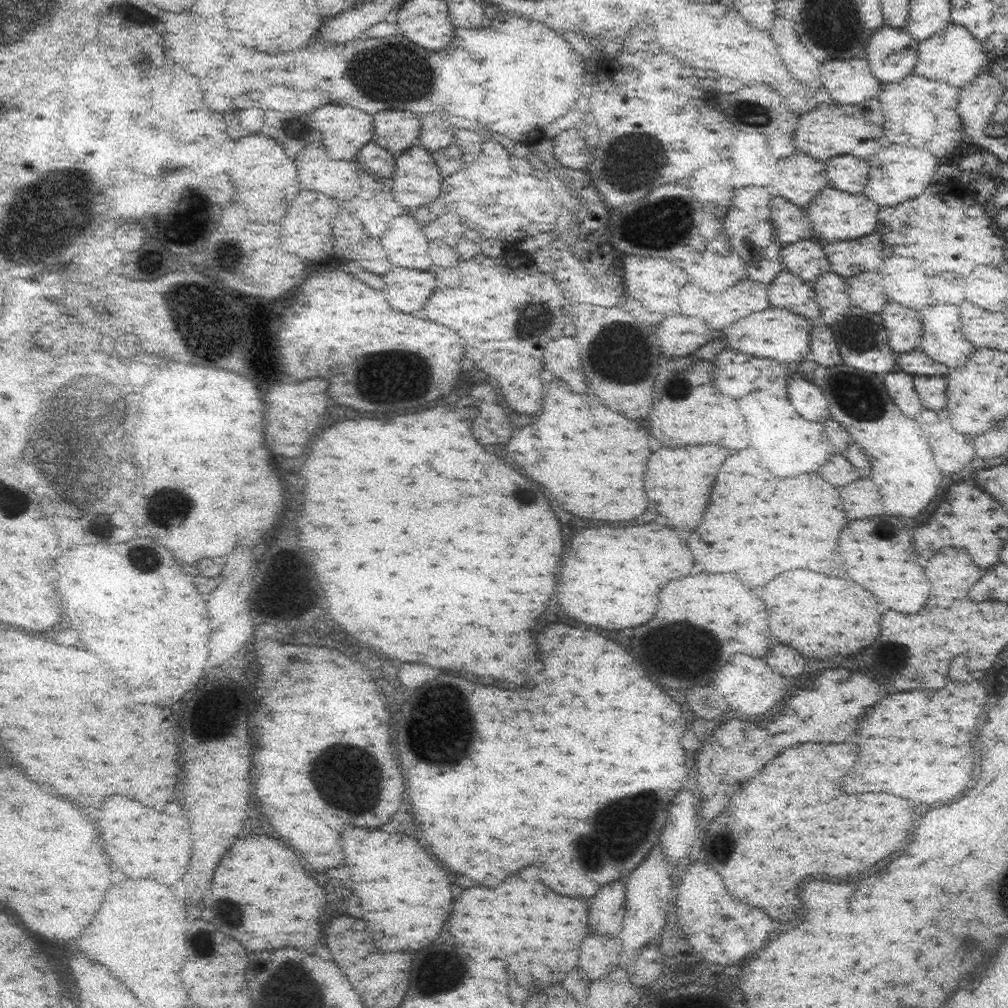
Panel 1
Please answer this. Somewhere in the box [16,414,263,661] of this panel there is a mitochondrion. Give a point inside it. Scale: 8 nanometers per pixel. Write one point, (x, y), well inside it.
(143, 560)

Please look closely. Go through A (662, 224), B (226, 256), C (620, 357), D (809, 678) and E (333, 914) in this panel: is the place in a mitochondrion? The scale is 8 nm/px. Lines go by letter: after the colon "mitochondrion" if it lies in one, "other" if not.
A: mitochondrion
B: mitochondrion
C: mitochondrion
D: other
E: other

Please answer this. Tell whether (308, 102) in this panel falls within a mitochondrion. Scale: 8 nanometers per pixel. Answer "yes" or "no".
no

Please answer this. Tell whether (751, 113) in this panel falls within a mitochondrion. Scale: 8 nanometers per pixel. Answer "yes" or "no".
yes

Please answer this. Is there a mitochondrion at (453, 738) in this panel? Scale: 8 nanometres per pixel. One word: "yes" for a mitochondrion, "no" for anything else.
yes

